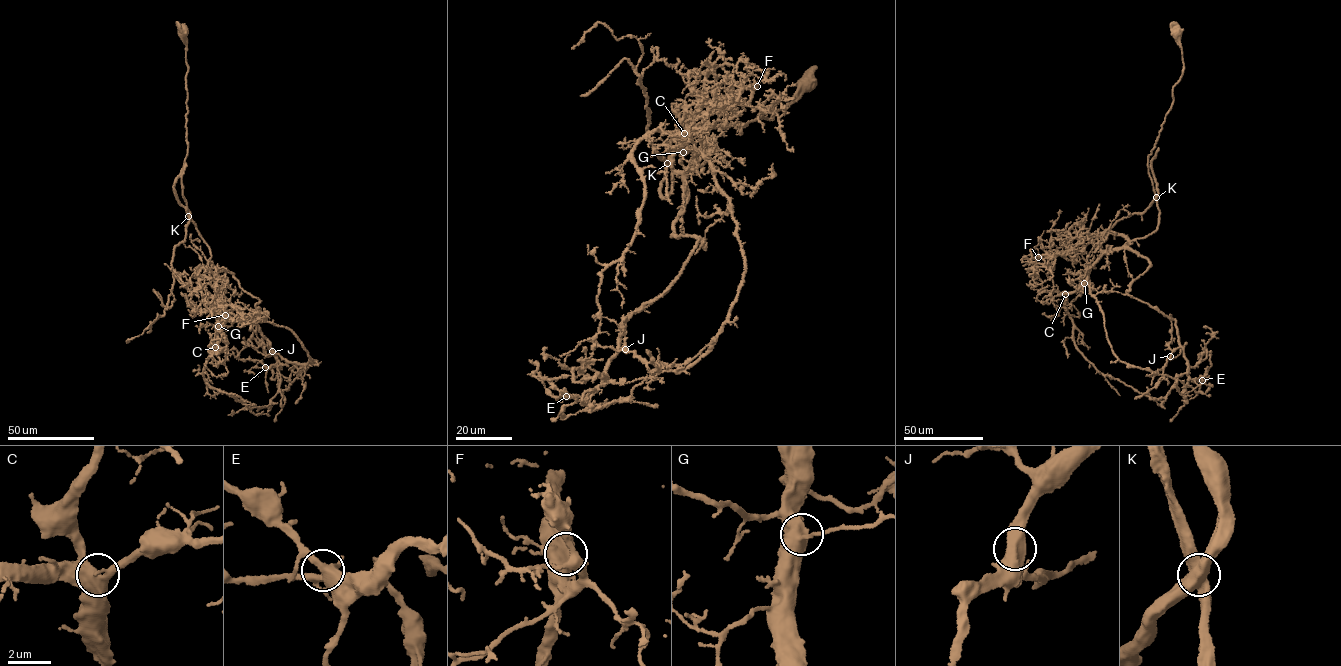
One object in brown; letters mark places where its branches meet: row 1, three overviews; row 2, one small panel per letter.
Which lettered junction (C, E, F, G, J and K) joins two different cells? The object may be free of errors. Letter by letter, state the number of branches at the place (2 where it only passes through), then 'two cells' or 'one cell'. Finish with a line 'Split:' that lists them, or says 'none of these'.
C: 4 branches meet; one cell
E: 4 branches meet; one cell
F: 3 branches meet; one cell
G: 3 branches meet; one cell
J: 3 branches meet; one cell
K: 4 branches meet; two cells
Split: K

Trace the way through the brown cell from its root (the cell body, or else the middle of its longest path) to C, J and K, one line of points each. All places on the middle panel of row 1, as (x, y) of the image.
C: (807, 81), (769, 120), (688, 132), (665, 163), (662, 197), (695, 154), (681, 152), (684, 133)
J: (807, 81), (667, 159), (662, 197), (675, 173), (686, 197), (672, 236), (704, 247), (620, 323), (625, 349)
K: (807, 81), (769, 120), (762, 115), (723, 129), (701, 124), (667, 163)

